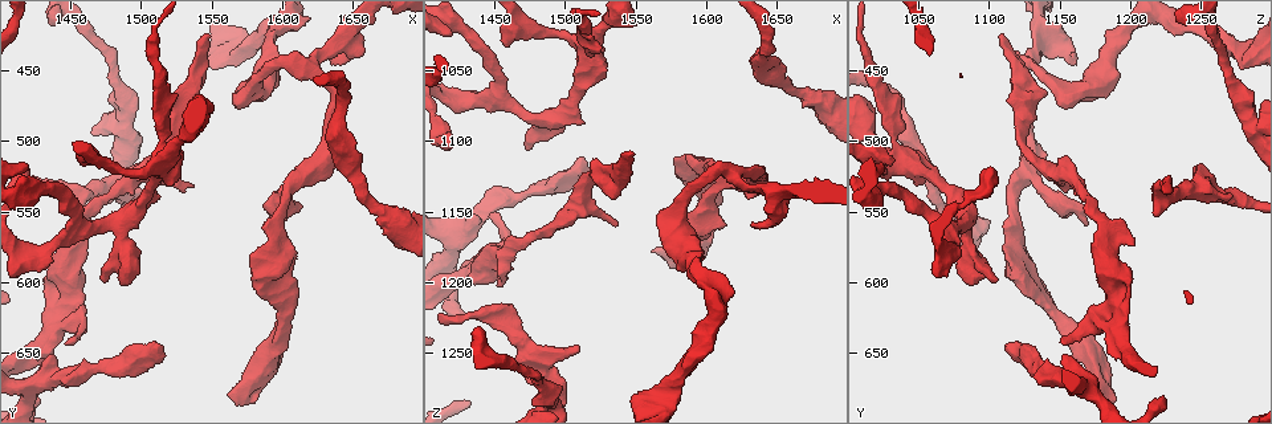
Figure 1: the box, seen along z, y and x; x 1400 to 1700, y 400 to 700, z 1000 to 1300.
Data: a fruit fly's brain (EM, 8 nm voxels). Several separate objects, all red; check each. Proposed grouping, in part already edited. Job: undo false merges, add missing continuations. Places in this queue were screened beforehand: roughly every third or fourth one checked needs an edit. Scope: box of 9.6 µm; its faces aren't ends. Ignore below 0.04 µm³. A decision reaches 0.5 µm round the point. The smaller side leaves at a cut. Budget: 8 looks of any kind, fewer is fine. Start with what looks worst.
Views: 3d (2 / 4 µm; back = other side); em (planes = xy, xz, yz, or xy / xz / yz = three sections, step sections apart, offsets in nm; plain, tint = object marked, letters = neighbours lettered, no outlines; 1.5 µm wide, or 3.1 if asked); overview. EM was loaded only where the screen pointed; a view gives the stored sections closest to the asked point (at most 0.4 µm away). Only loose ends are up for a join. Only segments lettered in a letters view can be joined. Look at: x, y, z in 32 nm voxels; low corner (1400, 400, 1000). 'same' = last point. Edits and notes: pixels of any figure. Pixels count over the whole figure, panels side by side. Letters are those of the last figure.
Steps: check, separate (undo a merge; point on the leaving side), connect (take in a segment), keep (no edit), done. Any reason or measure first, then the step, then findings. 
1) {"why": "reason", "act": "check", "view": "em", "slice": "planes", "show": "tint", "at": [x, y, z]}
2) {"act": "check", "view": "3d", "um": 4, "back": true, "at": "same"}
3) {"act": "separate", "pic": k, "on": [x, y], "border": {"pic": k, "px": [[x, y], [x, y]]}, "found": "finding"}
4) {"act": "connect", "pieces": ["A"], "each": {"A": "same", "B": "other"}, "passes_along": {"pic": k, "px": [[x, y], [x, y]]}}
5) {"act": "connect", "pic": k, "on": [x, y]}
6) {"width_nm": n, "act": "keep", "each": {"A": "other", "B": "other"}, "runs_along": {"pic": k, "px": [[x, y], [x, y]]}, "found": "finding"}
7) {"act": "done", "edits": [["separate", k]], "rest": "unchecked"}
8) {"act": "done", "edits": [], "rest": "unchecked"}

{"why": "end of a long branch", "act": "check", "view": "3d", "um": 4, "at": [1510, 644, 1110]}

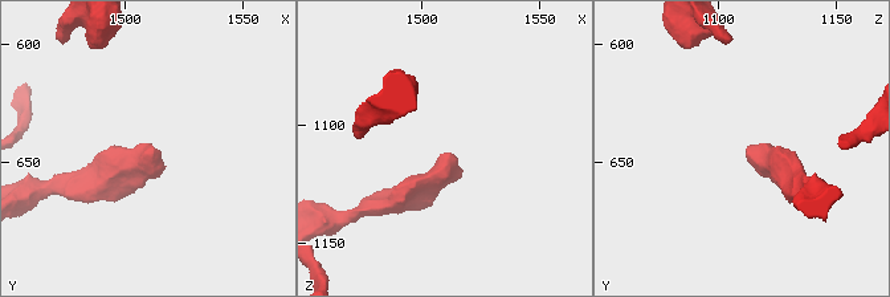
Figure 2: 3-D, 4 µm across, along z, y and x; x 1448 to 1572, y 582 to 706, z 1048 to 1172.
{"act": "check", "view": "em", "slice": "planes", "show": "letters", "at": [1511, 645, 1113]}

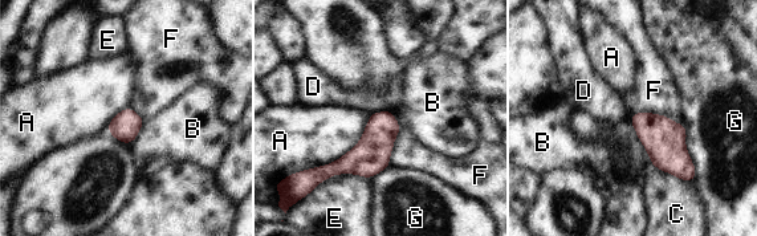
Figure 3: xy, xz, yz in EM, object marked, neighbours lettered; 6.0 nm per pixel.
{"width_nm": 180, "act": "keep", "each": {"A": "other", "B": "other", "C": "other", "D": "other", "E": "other", "F": "other", "G": "other"}, "found": "none of them fits"}

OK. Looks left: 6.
{"why": "an open end", "act": "check", "view": "em", "slice": "xz", "step": 8, "show": "letters", "at": [1548, 426, 1110]}

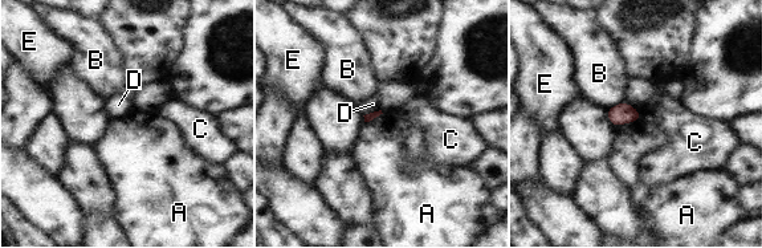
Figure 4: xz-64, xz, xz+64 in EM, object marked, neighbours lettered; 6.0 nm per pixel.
{"why": "another direction", "act": "check", "view": "em", "slice": "xy", "step": 4, "show": "letters", "at": "same"}

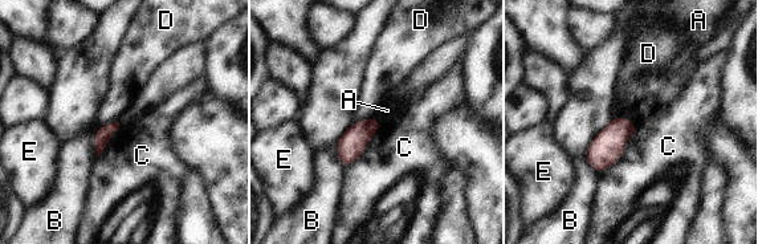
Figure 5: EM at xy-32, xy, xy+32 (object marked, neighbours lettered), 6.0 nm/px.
{"act": "keep", "each": {"A": "other", "B": "other", "C": "other", "D": "other", "E": "other"}, "border": {"pic": 5, "px": [[620, 116], [638, 129]]}, "found": "no lettered segment goes on from it"}

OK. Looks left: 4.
{"why": "branch stops here", "act": "check", "view": "3d", "um": 4, "at": [1538, 530, 1156]}

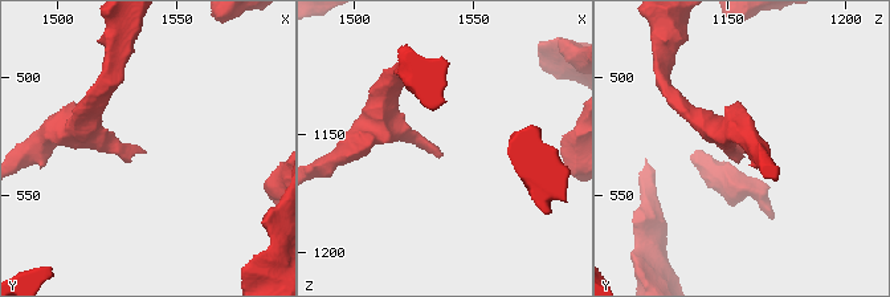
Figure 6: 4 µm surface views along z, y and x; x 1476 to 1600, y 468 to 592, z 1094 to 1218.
{"act": "check", "view": "em", "slice": "planes", "show": "letters", "at": [1537, 532, 1158]}

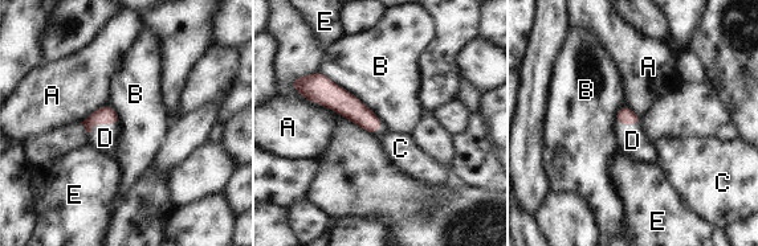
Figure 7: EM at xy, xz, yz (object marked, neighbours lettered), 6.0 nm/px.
{"act": "connect", "pieces": ["D"], "each": {"A": "other", "B": "other", "C": "other", "D": "same", "E": "other"}, "passes_along": {"pic": 7, "px": [[104, 115], [101, 123], [105, 138]]}, "found": "it goes on there"}

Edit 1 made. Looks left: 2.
{"act": "done", "edits": [["connect", 7]], "rest": "unchecked"}

